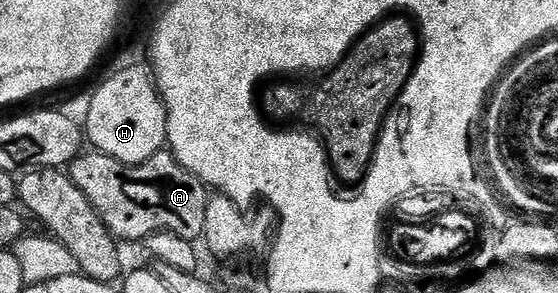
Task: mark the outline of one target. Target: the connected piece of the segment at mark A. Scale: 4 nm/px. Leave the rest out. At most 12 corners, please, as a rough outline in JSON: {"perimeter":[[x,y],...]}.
{"perimeter":[[162,150],[68,165],[118,241],[203,237],[210,189]]}

